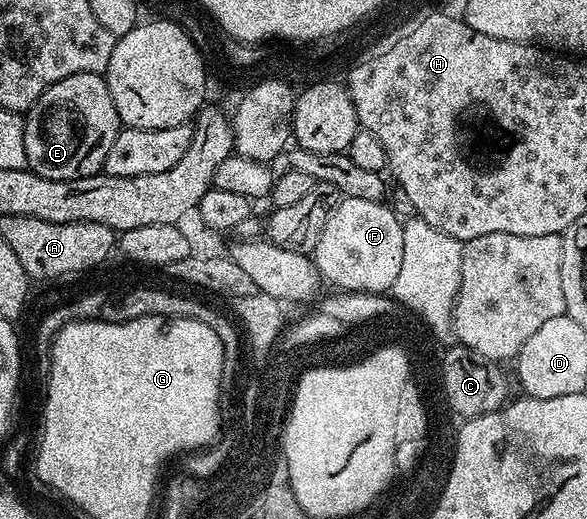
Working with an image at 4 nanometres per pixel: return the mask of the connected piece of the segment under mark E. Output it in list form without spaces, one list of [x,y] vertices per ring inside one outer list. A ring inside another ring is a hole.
[[[76,73],[72,77],[64,77],[64,81],[56,81],[56,85],[49,87],[25,112],[22,128],[26,167],[49,179],[79,179],[99,174],[105,168],[112,141],[116,141],[123,127],[122,118],[116,113],[116,105],[112,101],[112,93],[102,75]]]

